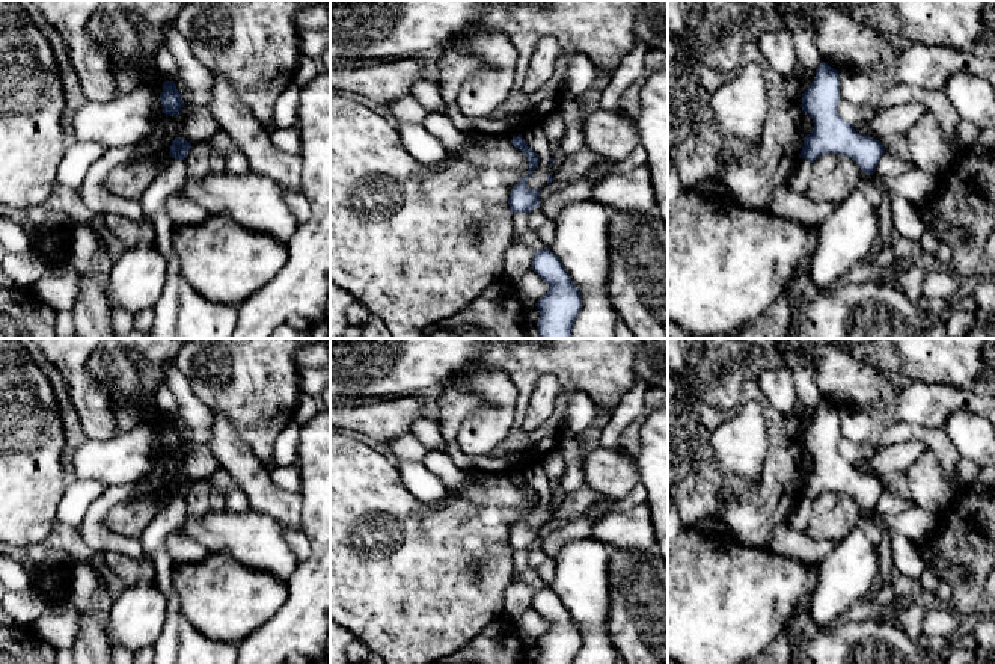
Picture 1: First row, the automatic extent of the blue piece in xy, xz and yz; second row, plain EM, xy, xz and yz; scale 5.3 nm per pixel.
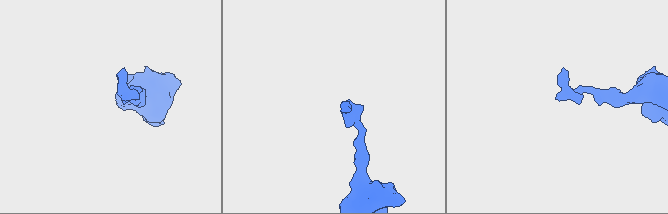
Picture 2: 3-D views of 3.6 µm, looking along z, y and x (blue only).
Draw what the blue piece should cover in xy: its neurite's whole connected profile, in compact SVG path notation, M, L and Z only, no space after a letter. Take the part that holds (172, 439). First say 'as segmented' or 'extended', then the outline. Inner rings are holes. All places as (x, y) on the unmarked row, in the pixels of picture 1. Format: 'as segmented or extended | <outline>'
as segmented | M164 420L160 433L163 451L176 454L184 445L184 438L175 424L175 420Z

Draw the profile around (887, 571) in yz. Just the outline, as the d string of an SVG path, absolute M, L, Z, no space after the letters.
M879 525L882 530L882 542L877 548L879 551L879 573L883 583L892 583L896 578L894 558L892 558L892 536L896 534L889 527Z

